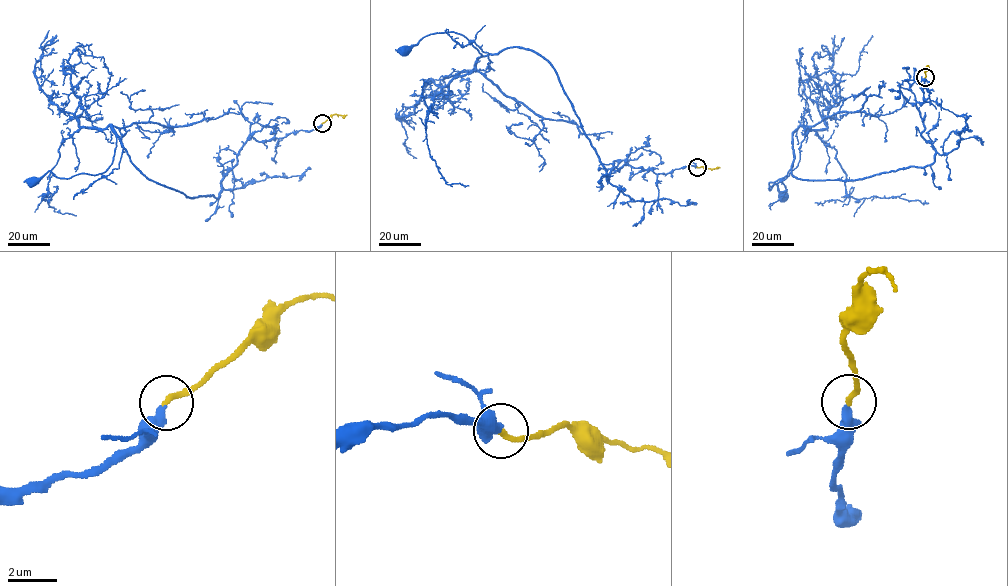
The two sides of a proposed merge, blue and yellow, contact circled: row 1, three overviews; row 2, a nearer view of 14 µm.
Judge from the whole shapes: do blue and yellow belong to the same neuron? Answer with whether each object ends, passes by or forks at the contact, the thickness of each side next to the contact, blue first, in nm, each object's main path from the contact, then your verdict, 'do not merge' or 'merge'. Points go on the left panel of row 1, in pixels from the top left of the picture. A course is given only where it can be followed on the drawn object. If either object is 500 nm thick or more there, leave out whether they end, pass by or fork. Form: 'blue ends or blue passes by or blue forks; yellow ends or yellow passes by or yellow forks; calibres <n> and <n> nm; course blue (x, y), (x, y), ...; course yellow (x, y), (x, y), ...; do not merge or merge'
blue ends; yellow ends; calibres 360 and 240 nm; course blue (322, 124), (249, 138), (217, 198), (148, 180), (117, 137), (104, 172), (48, 171), (32, 180); course yellow (322, 123), (335, 114), (346, 114); merge

